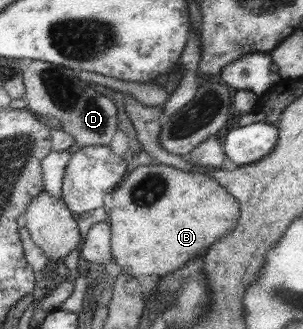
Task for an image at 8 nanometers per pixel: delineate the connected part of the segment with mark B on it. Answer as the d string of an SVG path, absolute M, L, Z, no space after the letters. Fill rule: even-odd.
M155 162L151 165L139 165L119 188L112 192L112 200L108 206L111 227L111 254L122 272L135 278L147 274L157 274L159 278L169 275L183 267L191 259L203 257L209 246L227 236L233 228L238 226L241 218L241 205L228 189L215 181L211 175L203 172L181 172L172 166L161 166Z

